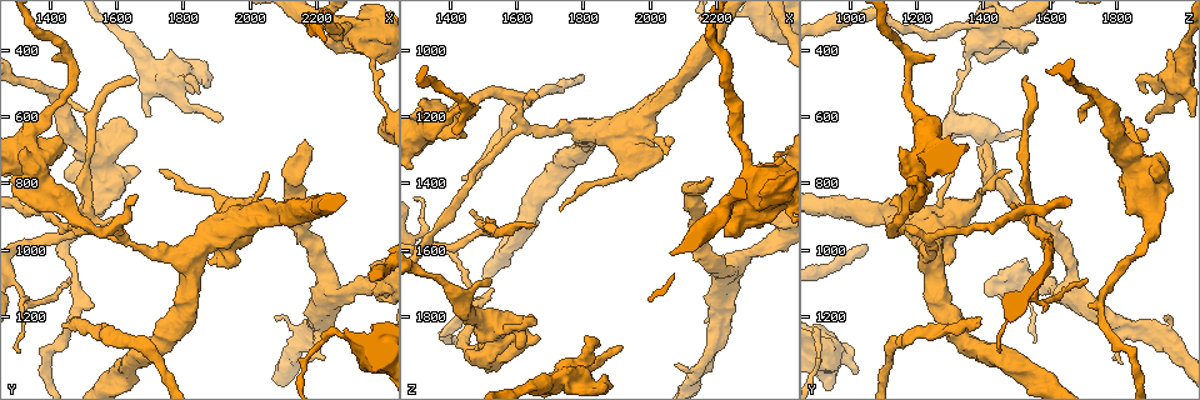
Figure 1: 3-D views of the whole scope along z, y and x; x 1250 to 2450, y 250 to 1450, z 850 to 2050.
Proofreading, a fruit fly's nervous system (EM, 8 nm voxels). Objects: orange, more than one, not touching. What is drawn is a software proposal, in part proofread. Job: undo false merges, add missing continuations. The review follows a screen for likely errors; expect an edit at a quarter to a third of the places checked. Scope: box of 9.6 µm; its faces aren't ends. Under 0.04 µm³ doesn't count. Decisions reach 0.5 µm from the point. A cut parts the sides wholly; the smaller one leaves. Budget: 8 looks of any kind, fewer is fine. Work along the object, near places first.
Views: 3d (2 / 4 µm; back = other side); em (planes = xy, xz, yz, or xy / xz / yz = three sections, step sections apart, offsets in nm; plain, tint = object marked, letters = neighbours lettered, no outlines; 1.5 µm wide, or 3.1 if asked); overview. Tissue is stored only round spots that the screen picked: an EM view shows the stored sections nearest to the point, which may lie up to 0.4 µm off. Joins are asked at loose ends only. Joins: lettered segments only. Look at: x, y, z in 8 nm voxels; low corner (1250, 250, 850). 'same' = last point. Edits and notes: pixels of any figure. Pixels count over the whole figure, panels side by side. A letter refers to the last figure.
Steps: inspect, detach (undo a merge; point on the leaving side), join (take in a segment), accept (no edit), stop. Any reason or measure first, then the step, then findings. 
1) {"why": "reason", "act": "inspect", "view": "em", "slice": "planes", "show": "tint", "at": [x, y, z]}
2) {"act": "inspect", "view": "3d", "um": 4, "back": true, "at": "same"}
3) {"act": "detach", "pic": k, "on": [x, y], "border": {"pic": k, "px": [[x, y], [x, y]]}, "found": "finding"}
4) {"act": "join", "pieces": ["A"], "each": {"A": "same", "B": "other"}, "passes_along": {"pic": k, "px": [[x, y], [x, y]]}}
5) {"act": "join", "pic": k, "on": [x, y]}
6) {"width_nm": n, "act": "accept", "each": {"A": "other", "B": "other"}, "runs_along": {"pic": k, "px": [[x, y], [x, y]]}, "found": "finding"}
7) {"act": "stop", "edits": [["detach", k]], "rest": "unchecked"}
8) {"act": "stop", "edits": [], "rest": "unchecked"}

{"why": "branch stops here", "act": "inspect", "view": "3d", "um": 2, "at": [1660, 480, 1530]}

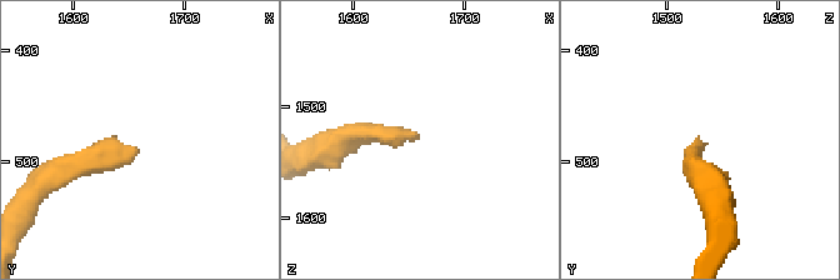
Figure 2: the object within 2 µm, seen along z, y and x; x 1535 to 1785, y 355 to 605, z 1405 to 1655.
{"act": "inspect", "view": "em", "slice": "planes", "show": "letters", "at": [1656, 486, 1532]}

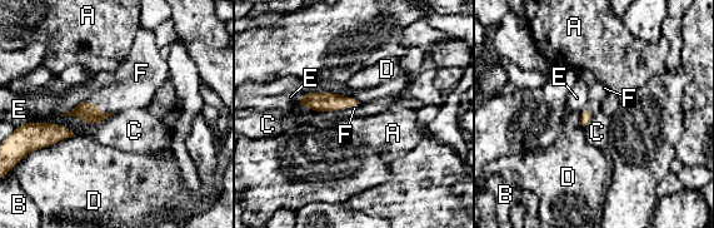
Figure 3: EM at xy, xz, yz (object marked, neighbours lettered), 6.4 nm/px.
{"act": "join", "pic": 3, "on": [134, 88], "each": {"A": "other", "B": "other", "C": "other", "D": "other", "E": "other", "F": "same"}, "passes_along": {"pic": 3, "px": [[88, 113], [101, 109], [134, 88]]}, "found": "it goes on there"}

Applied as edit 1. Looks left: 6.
{"why": "thick turns thin", "act": "inspect", "view": "em", "slice": "planes", "show": "tint", "at": [2370, 440, 1340]}

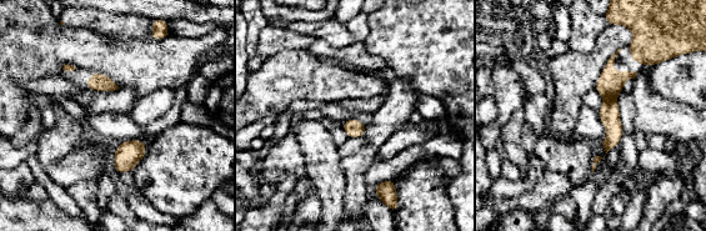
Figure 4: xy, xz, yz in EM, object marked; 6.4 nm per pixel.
{"act": "inspect", "view": "em", "slice": "planes", "show": "letters", "at": "same"}

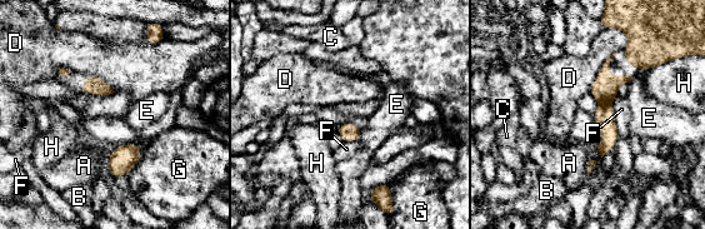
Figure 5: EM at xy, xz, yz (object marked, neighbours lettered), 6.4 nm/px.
{"act": "detach", "pic": 5, "on": [604, 117], "each": {"A": "other", "B": "other", "C": "other", "D": "other", "E": "other", "F": "other", "G": "other", "H": "other"}, "border": {"pic": 5, "px": [[600, 101], [609, 103]]}, "found": "two cells meet here"}

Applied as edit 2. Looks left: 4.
{"why": "long arm stops here", "act": "inspect", "view": "3d", "um": 4, "at": [2170, 690, 1380]}

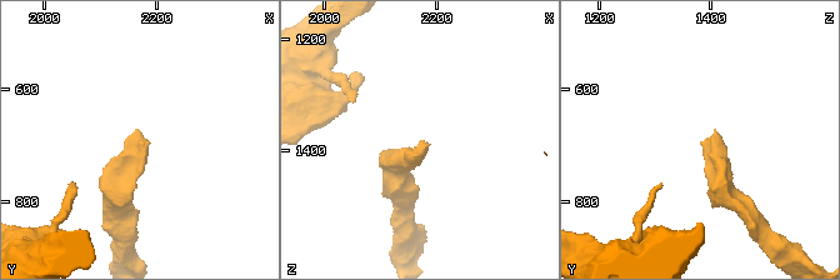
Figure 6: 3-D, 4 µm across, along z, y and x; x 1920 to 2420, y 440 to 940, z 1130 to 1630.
{"act": "inspect", "view": "em", "slice": "planes", "show": "plain", "at": [2170, 695, 1380]}

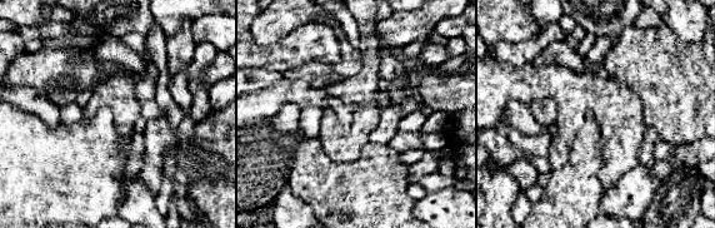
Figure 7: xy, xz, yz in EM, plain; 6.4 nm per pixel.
{"why": "see the neighbours", "act": "inspect", "view": "em", "slice": "planes", "show": "letters", "at": "same"}

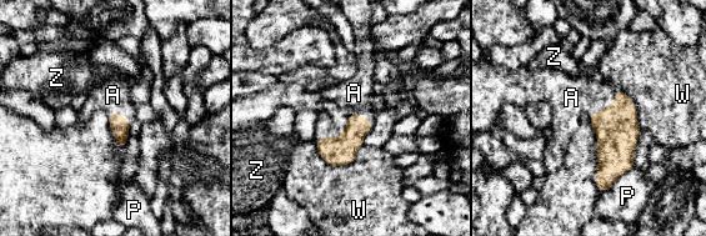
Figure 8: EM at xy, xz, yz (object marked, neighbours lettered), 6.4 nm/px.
{"act": "join", "pic": 8, "on": [571, 98], "each": {"A": "same", "P": "other", "W": "other", "Z": "other"}, "passes_along": {"pic": 8, "px": [[616, 127], [607, 106], [571, 98]]}, "found": "it goes on there"}

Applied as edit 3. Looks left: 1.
{"act": "stop", "edits": [["join", 3], ["detach", 5], ["join", 8]], "rest": "unchecked"}

